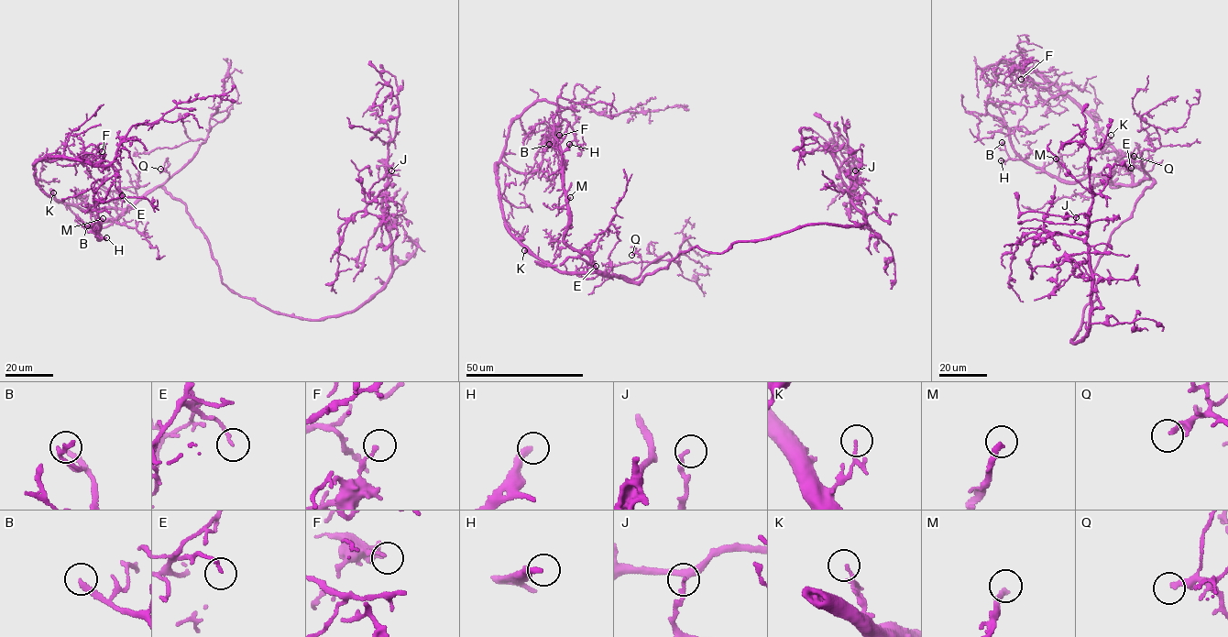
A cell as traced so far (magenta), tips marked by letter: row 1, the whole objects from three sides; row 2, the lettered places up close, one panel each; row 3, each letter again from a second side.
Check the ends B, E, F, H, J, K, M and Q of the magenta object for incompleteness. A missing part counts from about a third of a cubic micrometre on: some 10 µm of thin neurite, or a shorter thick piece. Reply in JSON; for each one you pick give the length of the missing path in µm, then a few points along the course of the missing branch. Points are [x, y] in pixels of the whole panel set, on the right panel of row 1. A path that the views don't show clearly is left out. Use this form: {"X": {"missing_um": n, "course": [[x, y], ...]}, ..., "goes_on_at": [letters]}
{"H": {"missing_um": 40, "course": [[1001, 160], [991, 167], [992, 179], [997, 182], [1021, 185]]}, "K": {"missing_um": 10}, "Q": {"missing_um": 25, "course": [[1134, 156], [1137, 150], [1139, 136], [1152, 122], [1156, 121]]}, "goes_on_at": ["H", "K", "Q"]}

